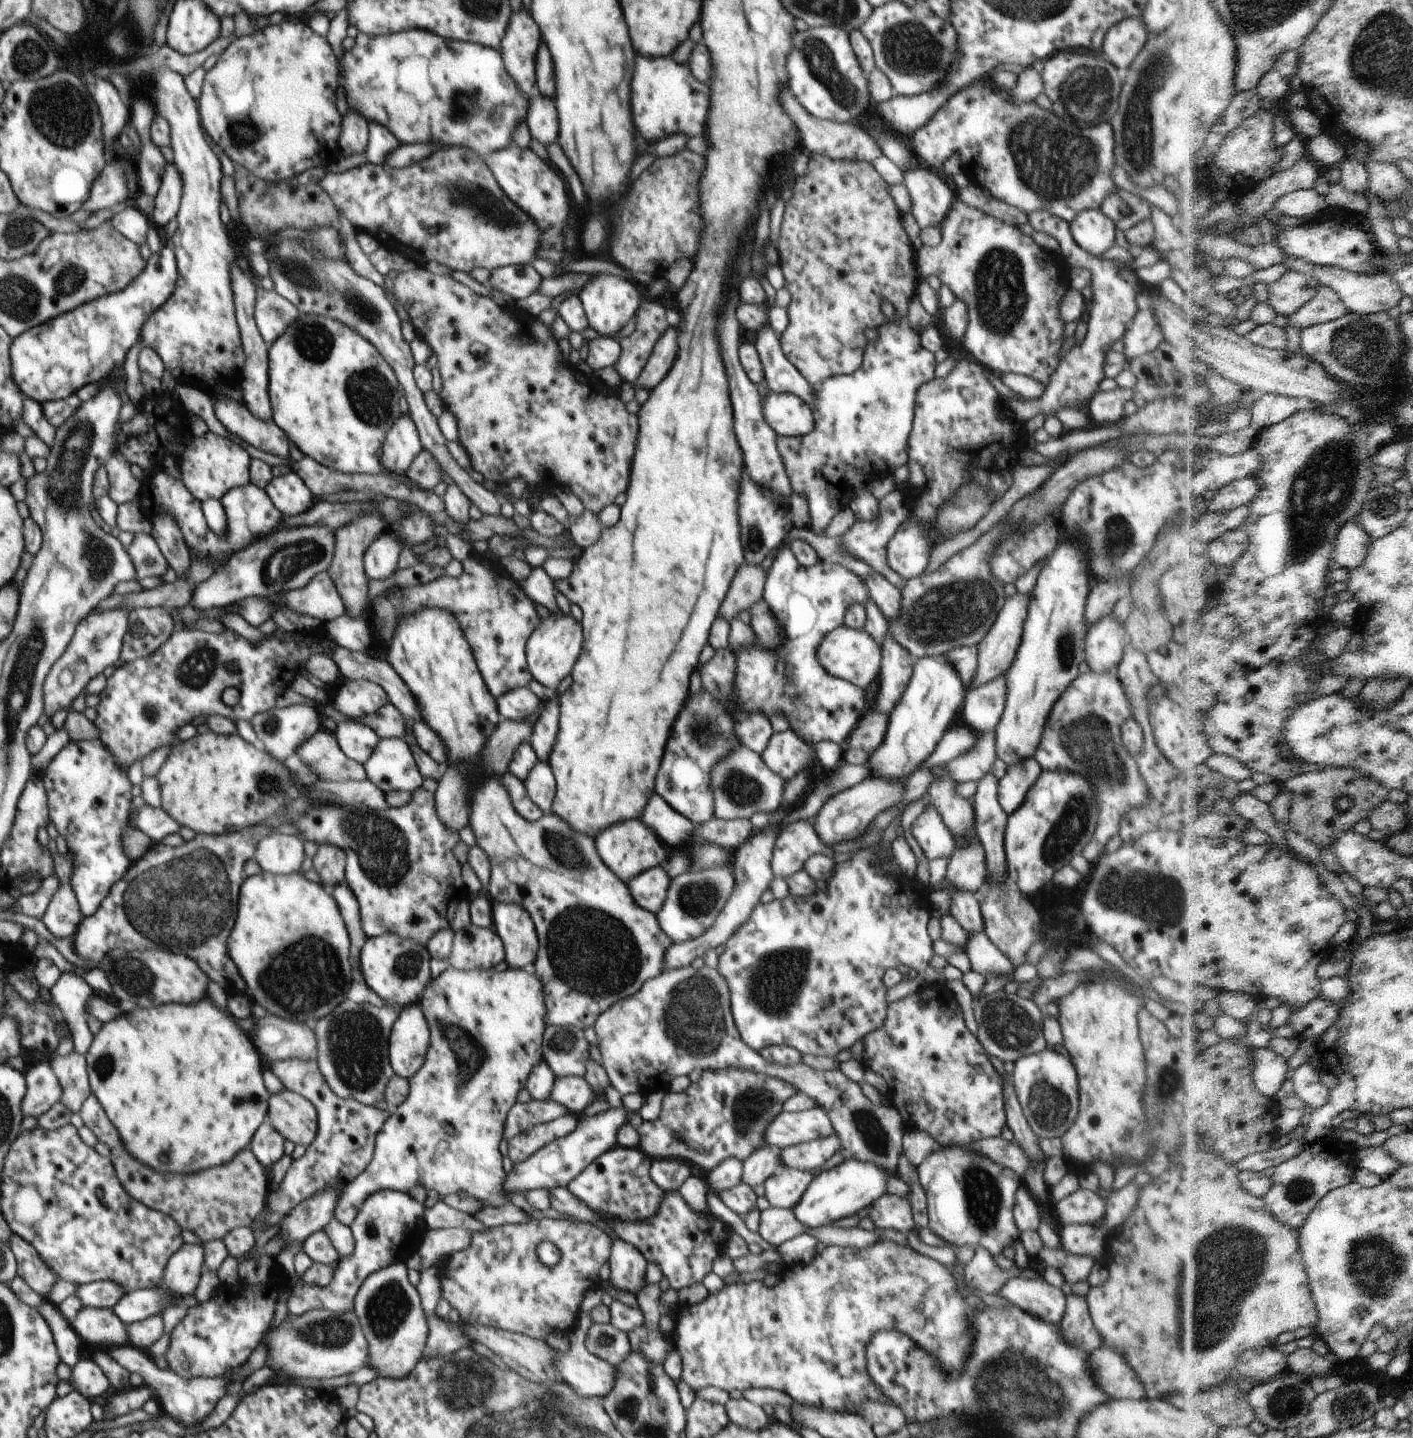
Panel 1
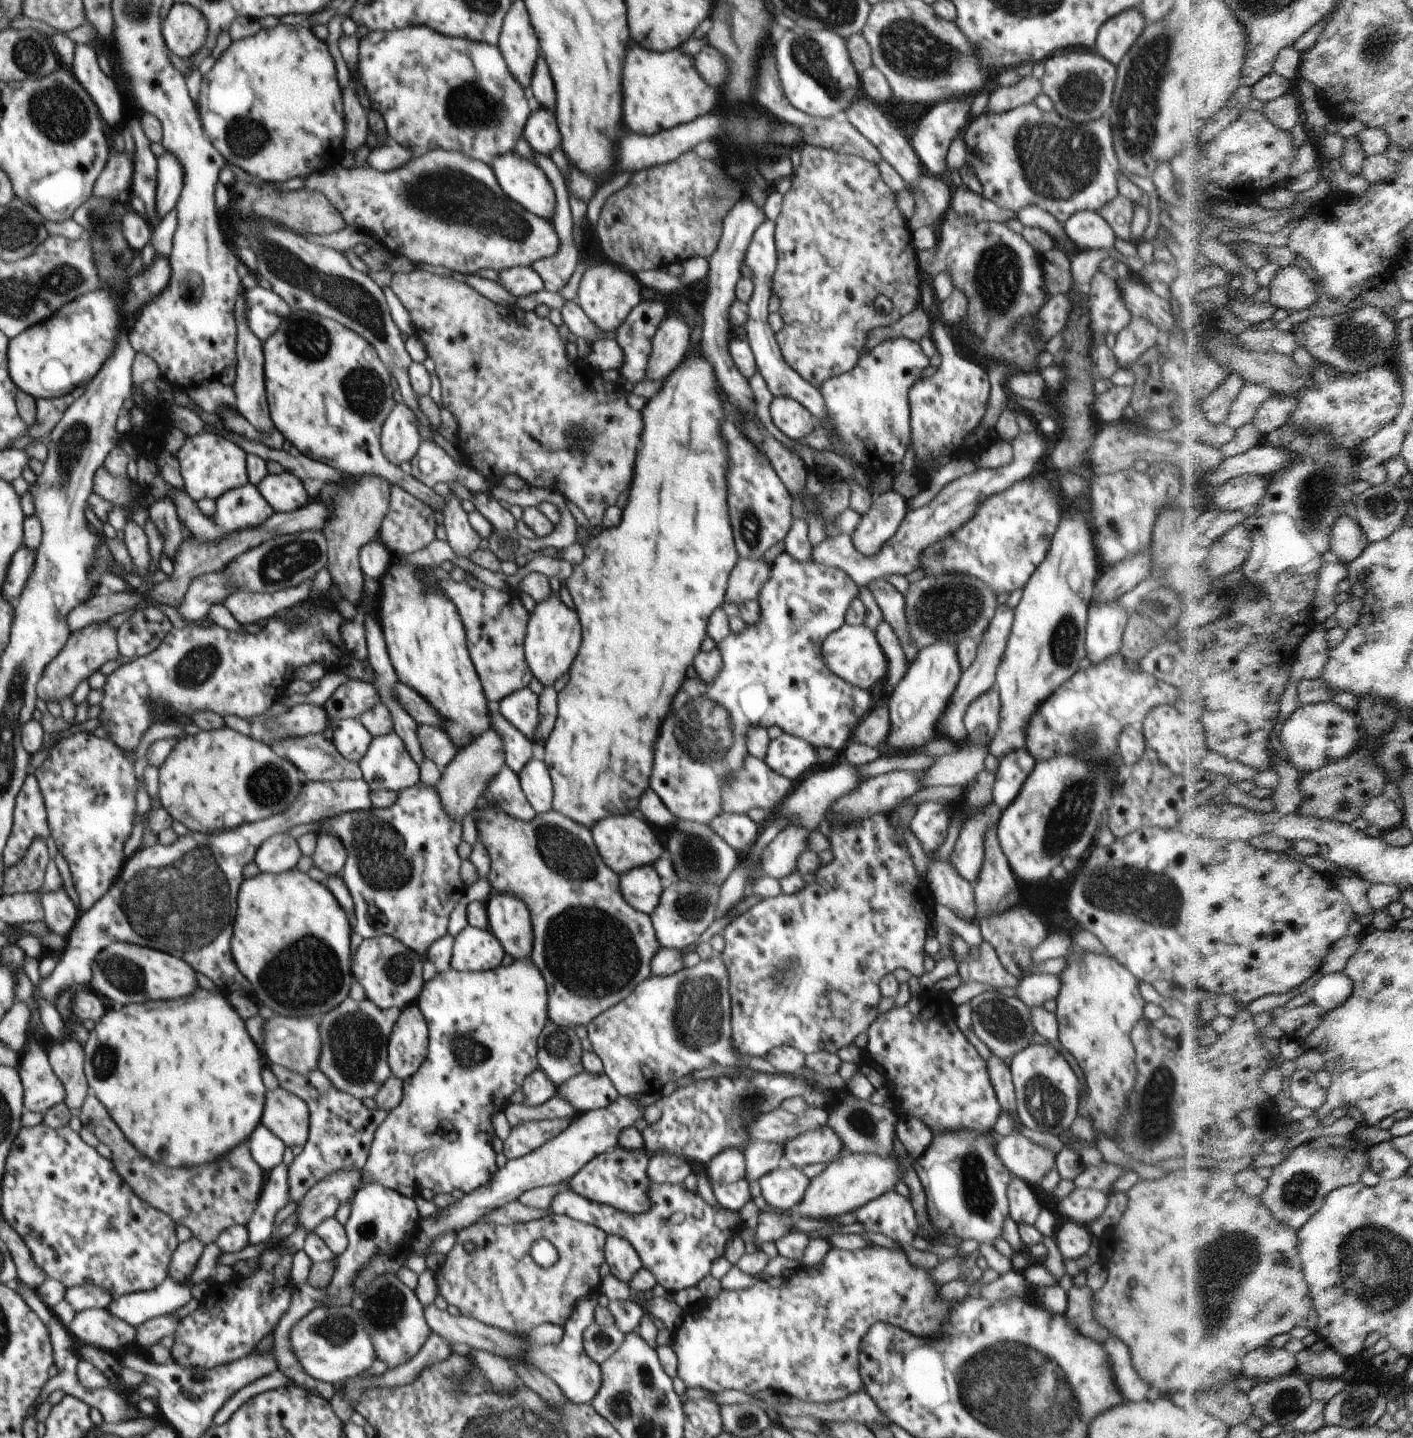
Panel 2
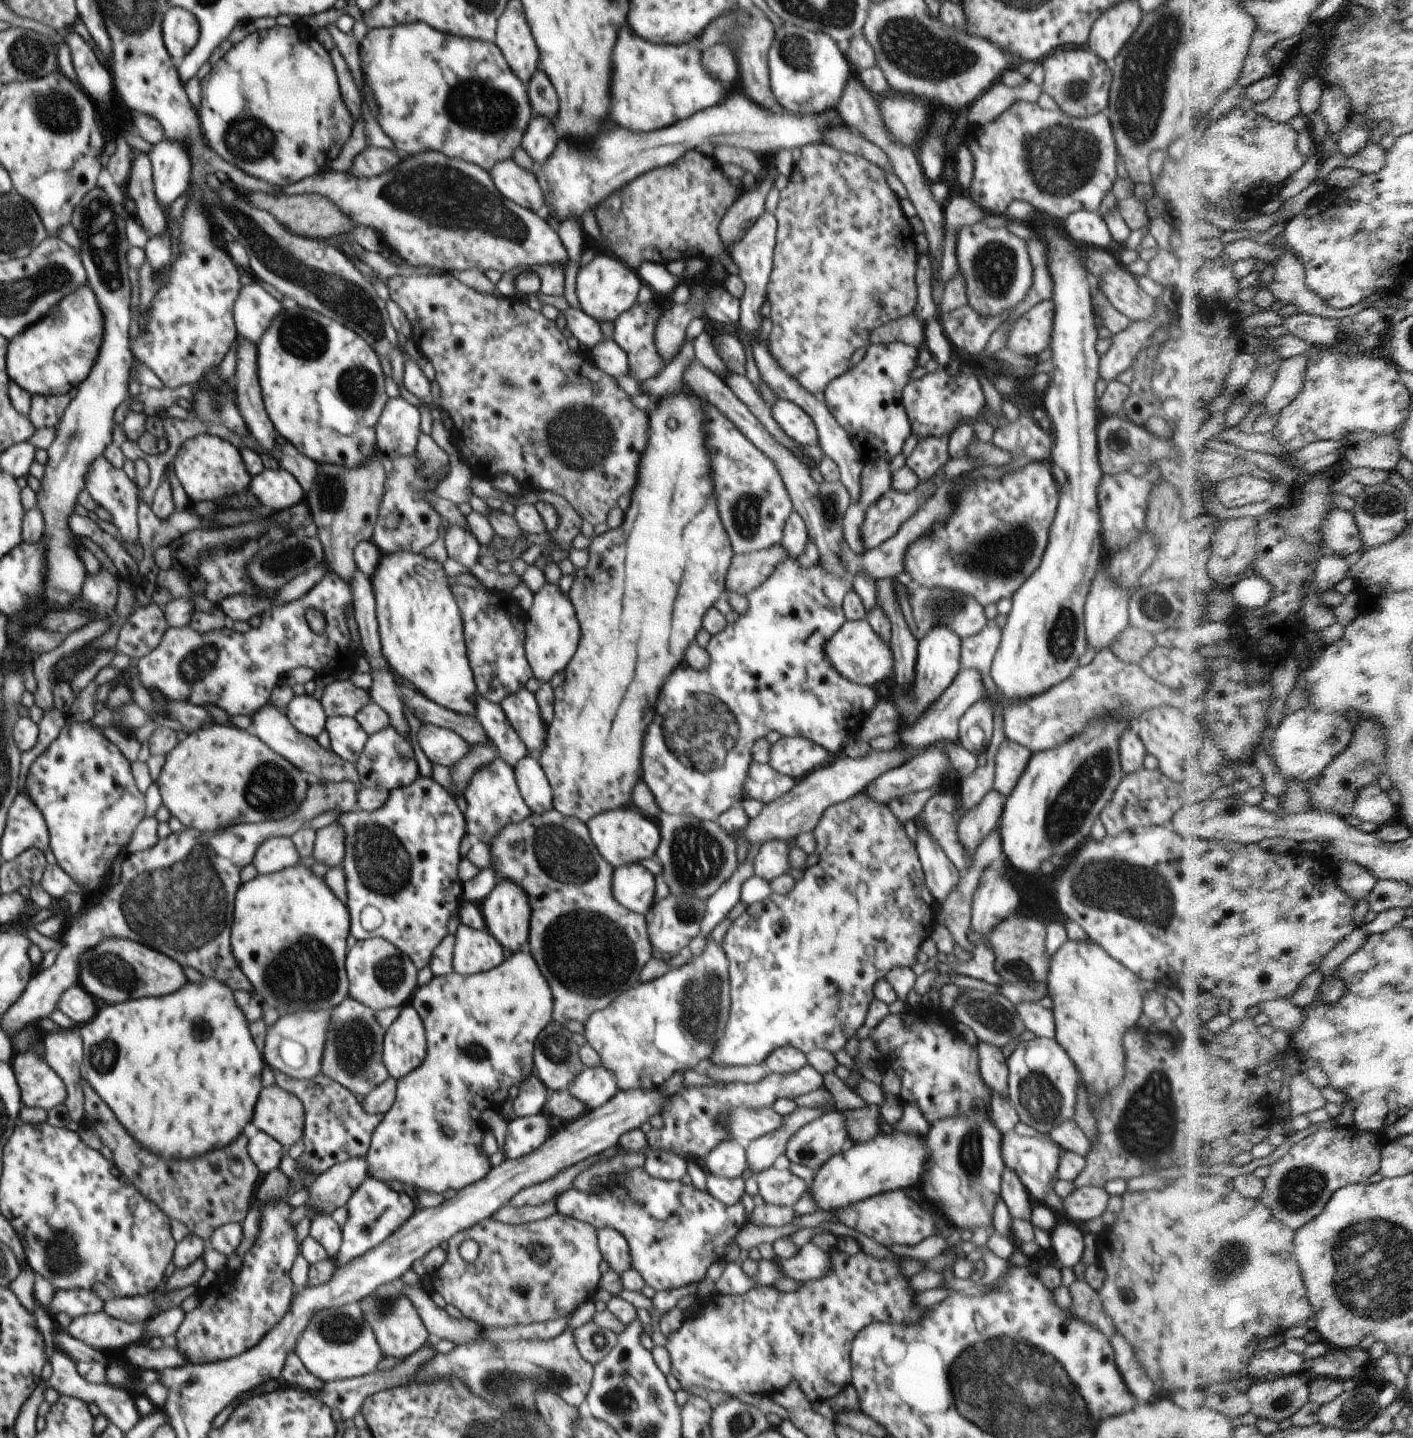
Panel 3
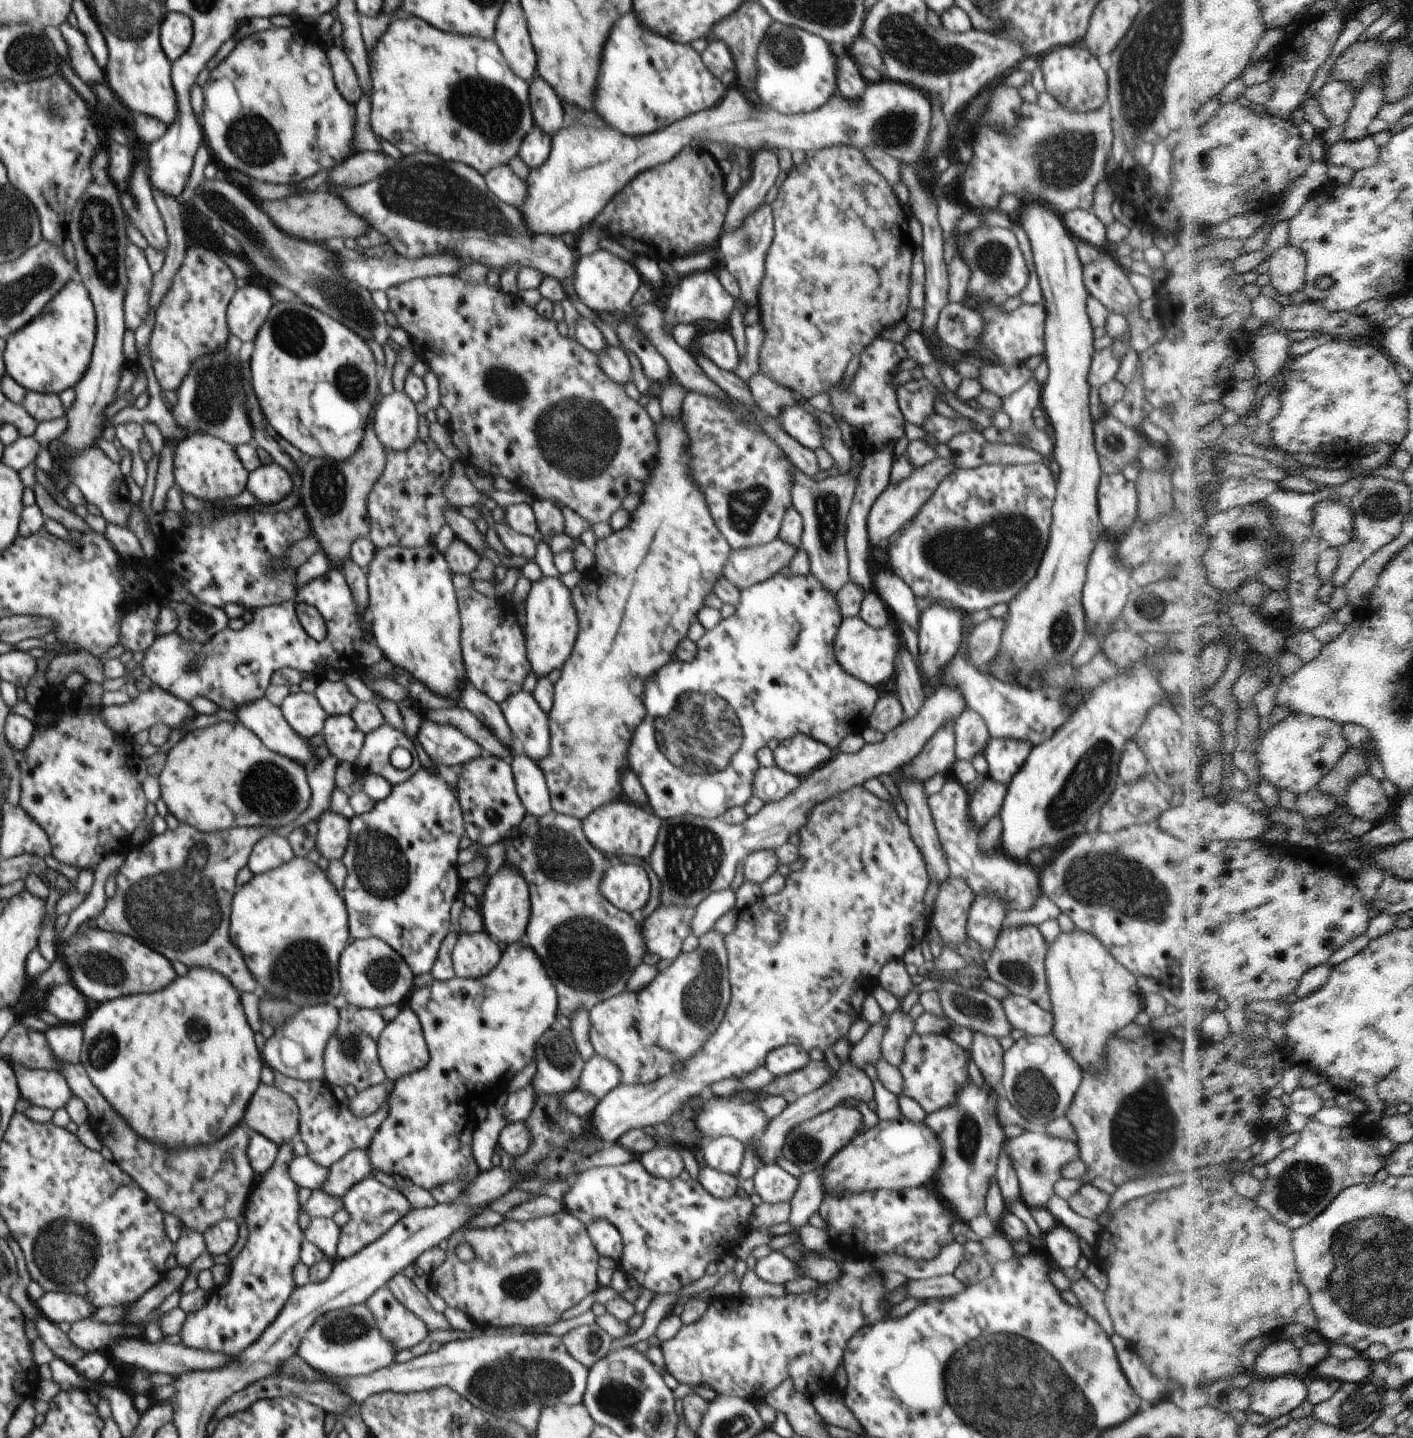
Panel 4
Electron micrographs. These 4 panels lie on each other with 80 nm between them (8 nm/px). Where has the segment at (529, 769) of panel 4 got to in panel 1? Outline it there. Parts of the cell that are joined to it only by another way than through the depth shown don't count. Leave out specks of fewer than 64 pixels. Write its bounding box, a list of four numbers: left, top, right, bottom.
[523,760,557,815]

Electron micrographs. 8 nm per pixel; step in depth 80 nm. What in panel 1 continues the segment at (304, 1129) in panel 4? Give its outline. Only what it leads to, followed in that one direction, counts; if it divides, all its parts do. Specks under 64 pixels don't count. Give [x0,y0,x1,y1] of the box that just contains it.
[250,1058,391,1231]

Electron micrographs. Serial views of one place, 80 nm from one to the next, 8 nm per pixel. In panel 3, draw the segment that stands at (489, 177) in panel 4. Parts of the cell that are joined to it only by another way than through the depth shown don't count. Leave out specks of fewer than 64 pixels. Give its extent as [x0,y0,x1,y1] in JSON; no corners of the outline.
[490,157,545,214]

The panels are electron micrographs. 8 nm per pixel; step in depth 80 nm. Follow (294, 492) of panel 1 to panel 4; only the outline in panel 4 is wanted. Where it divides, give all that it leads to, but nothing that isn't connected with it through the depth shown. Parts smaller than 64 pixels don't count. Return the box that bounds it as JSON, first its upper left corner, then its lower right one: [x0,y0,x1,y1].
[247,464,294,506]

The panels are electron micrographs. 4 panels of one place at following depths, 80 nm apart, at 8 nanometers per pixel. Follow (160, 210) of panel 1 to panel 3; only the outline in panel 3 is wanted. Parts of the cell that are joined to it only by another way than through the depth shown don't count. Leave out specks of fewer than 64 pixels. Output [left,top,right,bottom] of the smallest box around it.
[148,139,191,210]

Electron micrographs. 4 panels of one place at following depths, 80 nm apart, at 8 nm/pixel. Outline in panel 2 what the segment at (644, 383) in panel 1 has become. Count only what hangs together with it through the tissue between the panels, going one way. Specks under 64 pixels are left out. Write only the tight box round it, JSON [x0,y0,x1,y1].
[644,315,692,381]

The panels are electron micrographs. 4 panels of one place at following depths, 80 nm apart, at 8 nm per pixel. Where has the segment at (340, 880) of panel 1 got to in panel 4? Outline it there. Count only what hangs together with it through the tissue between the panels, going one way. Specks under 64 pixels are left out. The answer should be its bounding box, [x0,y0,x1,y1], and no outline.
[315,811,350,861]

